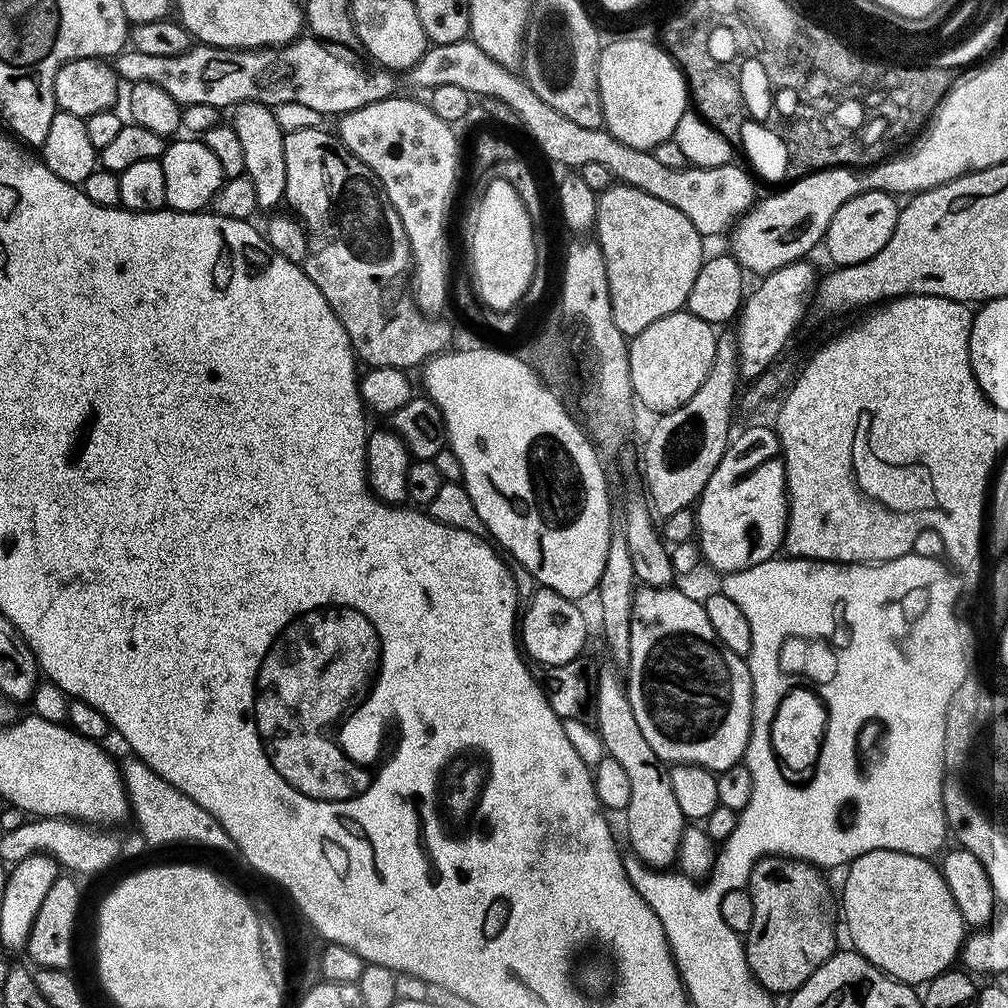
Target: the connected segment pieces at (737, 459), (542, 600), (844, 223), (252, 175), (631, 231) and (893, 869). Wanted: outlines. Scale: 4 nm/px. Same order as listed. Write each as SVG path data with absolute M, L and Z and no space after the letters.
M756 424L745 432L737 431L725 450L725 456L718 463L714 474L710 475L710 480L700 494L694 508L695 535L698 537L703 563L708 563L714 571L720 572L719 574L746 570L750 566L758 566L758 562L771 560L785 543L789 498L784 461L778 455L780 451L780 441L771 427L763 428L762 425Z
M537 587L527 601L528 609L523 609L522 619L518 624L518 636L522 641L522 648L529 657L533 656L540 666L562 666L571 660L581 659L580 651L584 648L584 643L588 640L588 620L584 617L584 612L579 607L577 601L567 600L562 594L558 594L549 588Z
M863 192L854 198L850 198L842 206L838 206L838 214L834 214L834 218L830 218L830 226L826 230L822 241L822 248L828 251L828 256L836 266L846 264L857 264L858 262L866 262L870 258L874 258L874 254L878 254L878 250L882 250L882 246L886 246L886 242L890 242L890 234L894 234L894 226L900 217L901 205L896 204L897 197L891 192Z
M250 102L249 104L237 104L231 109L230 123L232 129L238 134L238 139L240 139L242 145L242 155L245 158L246 166L244 167L244 175L248 176L250 182L254 184L254 191L257 194L257 209L264 210L264 208L272 208L268 210L276 210L279 204L282 204L284 200L284 191L286 190L286 150L284 149L284 131L282 126L278 126L278 118L276 117L275 111L269 105L259 104L258 102Z
M616 182L599 193L595 232L606 262L614 326L624 337L637 336L650 322L687 305L706 253L700 232L682 210L674 210L670 202L662 202L654 194Z
M874 850L847 865L848 877L844 880L844 920L848 923L851 947L887 976L913 986L924 986L951 969L957 963L966 939L966 925L946 886L944 873L932 863L931 859L905 852Z

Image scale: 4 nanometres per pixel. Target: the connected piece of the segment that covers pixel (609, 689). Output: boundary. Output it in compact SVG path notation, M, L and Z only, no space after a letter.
M607 670L595 677L594 680L594 726L600 733L600 739L604 742L604 750L607 756L614 758L614 762L619 762L630 777L630 802L626 809L628 815L628 844L633 848L635 859L641 860L649 868L657 870L668 870L677 863L676 855L680 839L686 827L686 821L682 810L678 807L678 802L674 799L674 790L670 786L668 777L669 769L663 760L650 750L650 742L646 742L646 737L642 734L638 722L634 718L634 710L630 710L630 702L625 685L622 683L615 671Z

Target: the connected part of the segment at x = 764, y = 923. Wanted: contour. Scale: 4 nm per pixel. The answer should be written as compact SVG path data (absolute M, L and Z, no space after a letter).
M765 856L751 870L747 891L750 902L754 902L754 917L744 949L752 977L763 984L767 992L798 991L806 978L838 950L824 876L816 865L791 856Z

